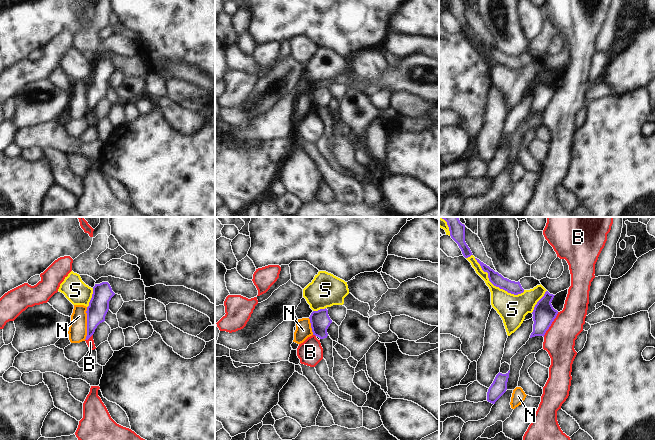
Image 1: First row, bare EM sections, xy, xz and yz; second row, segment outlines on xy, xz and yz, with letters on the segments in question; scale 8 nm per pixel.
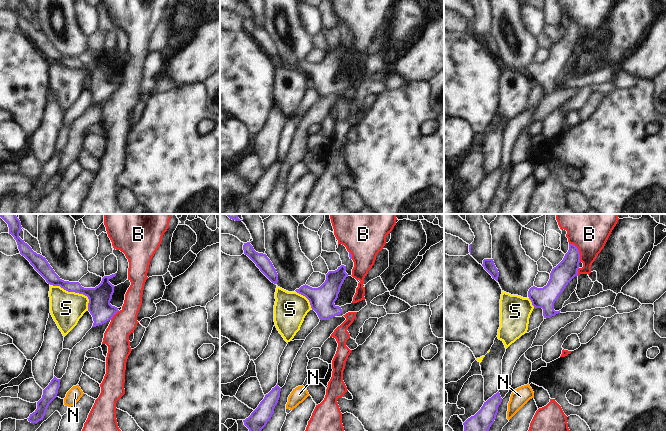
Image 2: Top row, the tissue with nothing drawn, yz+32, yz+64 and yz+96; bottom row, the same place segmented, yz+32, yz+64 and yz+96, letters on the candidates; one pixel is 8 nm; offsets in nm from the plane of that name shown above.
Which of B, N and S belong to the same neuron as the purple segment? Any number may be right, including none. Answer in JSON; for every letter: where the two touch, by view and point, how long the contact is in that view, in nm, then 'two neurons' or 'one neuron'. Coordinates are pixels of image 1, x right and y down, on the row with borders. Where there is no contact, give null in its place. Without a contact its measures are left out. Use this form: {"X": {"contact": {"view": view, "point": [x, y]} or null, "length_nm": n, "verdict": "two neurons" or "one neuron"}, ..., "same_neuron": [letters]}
{"B": {"contact": {"view": "yz", "point": [551, 323]}, "length_nm": 240, "verdict": "two neurons"}, "N": {"contact": {"view": "xy", "point": [87, 323]}, "length_nm": 260, "verdict": "two neurons"}, "S": {"contact": {"view": "yz", "point": [495, 285]}, "length_nm": 480, "verdict": "two neurons"}, "same_neuron": []}

